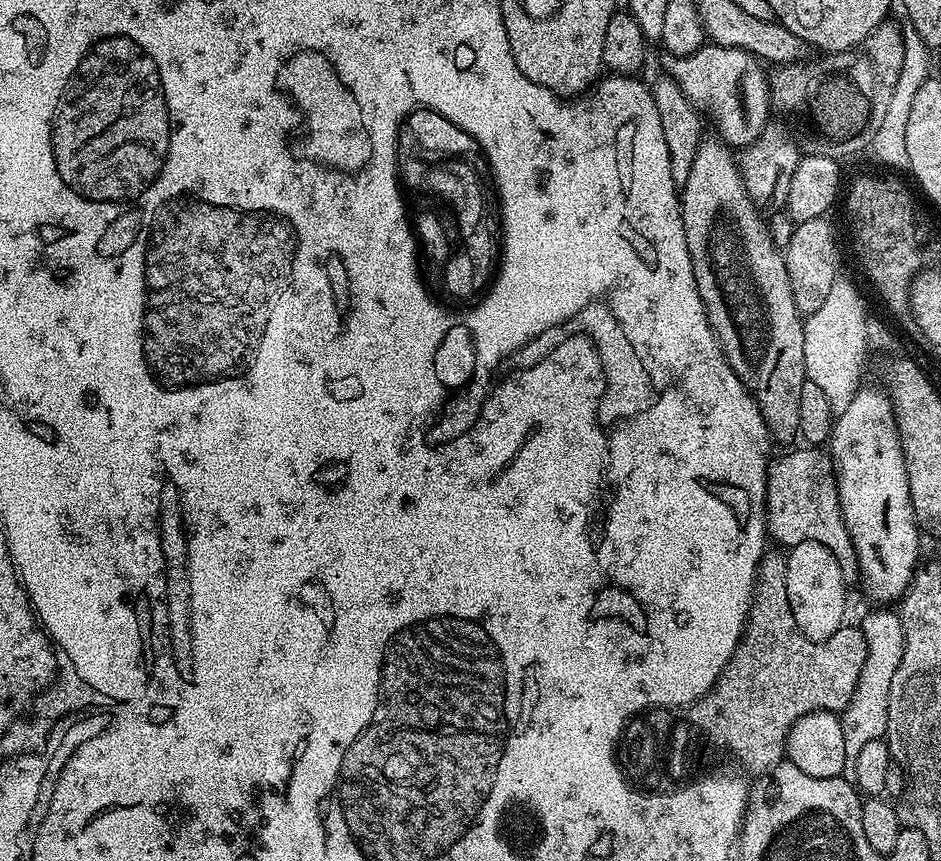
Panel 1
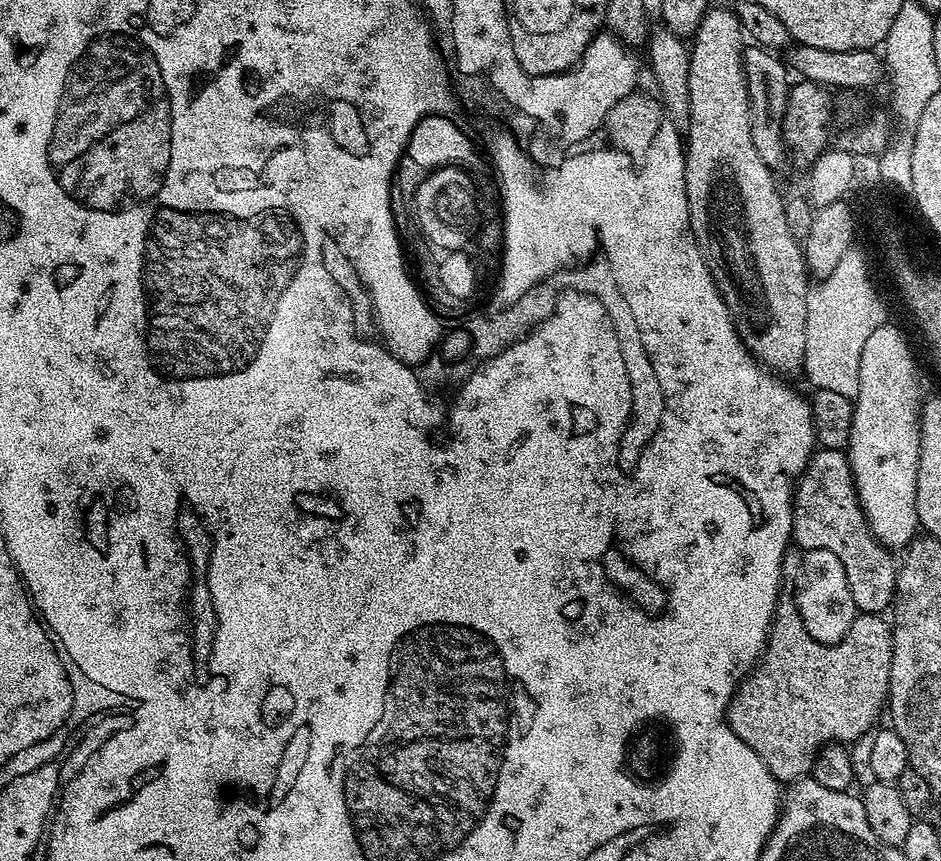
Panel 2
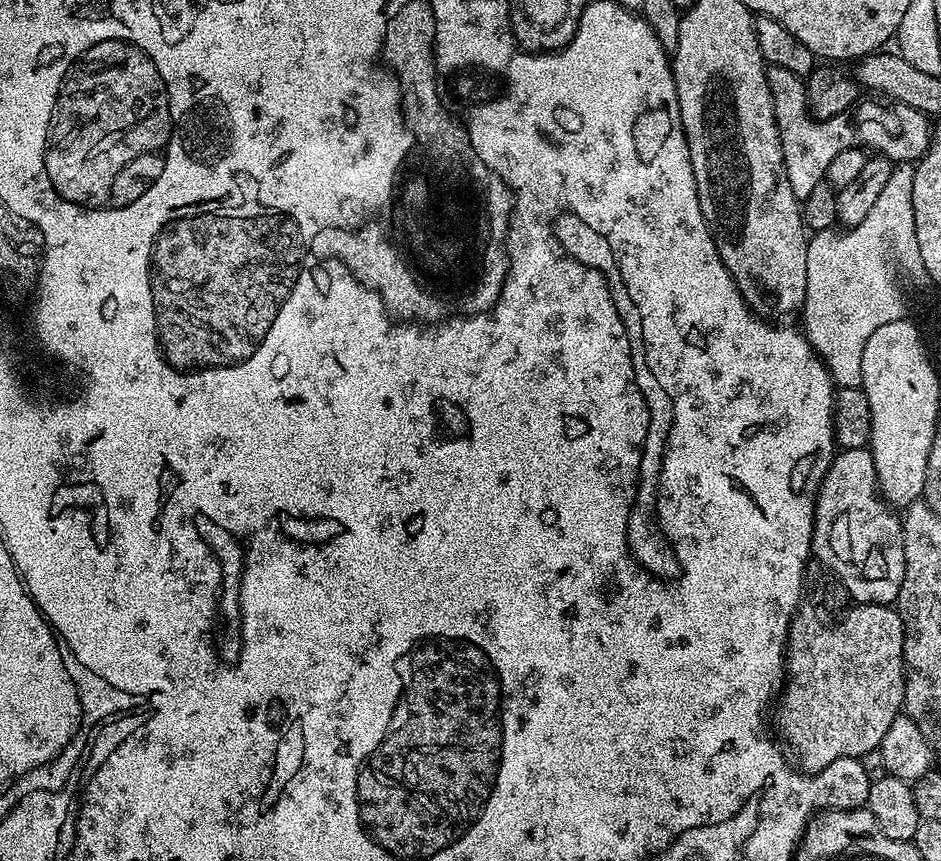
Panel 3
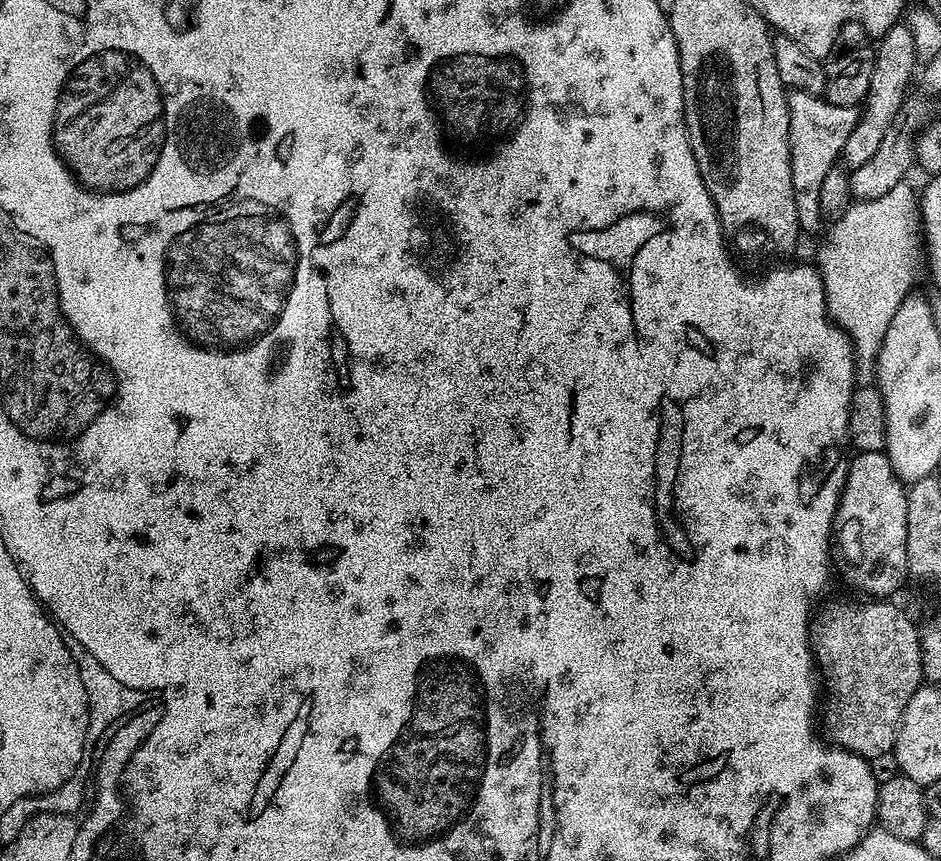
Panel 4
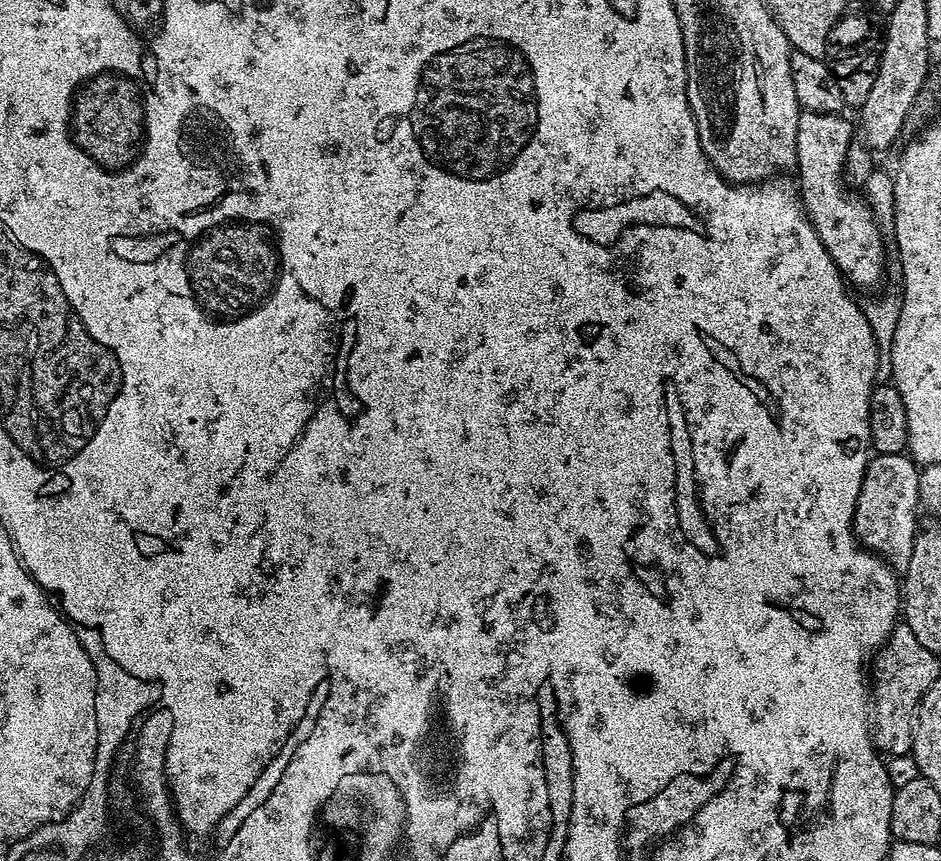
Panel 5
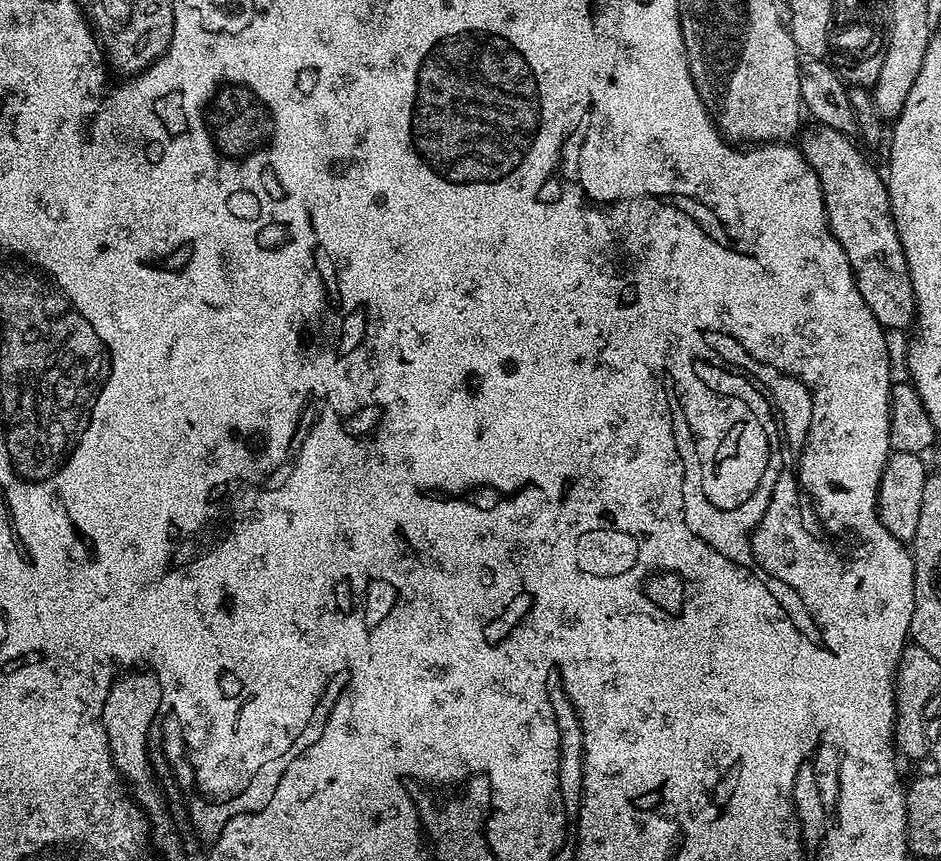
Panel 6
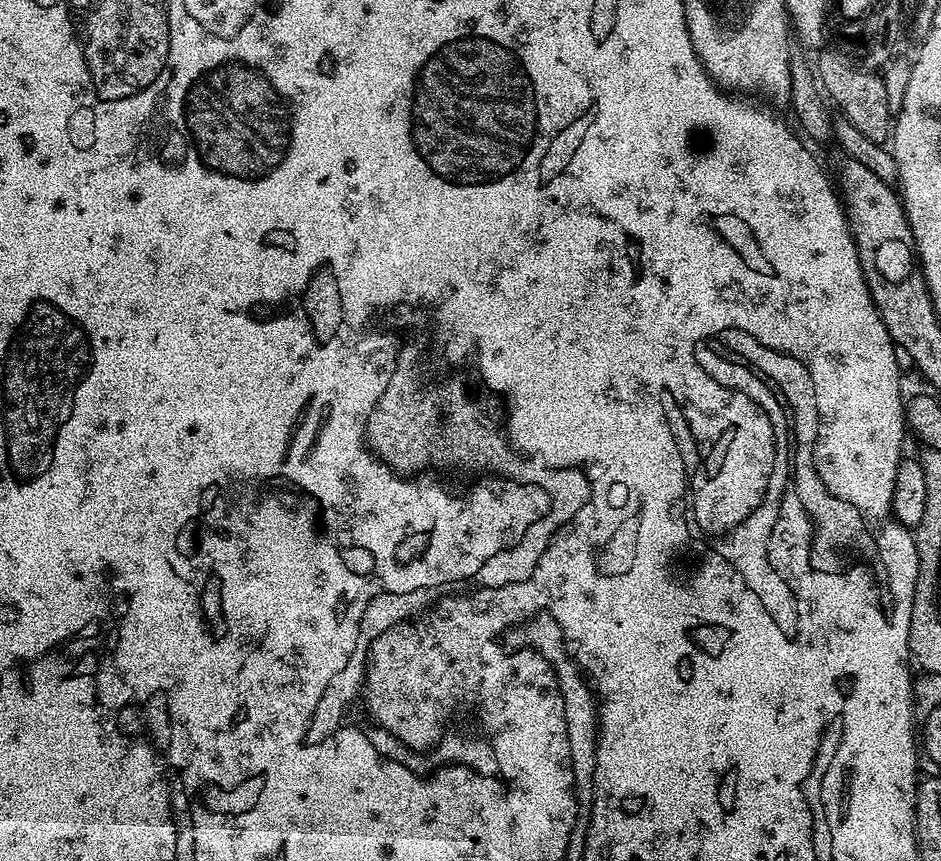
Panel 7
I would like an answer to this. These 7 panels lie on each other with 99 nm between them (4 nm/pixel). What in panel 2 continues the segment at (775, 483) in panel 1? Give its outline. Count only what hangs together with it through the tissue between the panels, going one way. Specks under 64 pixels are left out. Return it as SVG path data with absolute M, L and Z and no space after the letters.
M820 448L813 452L812 459L808 461L808 464L804 468L803 474L796 482L795 489L792 493L792 540L795 543L801 544L801 549L814 549L814 550L830 550L835 557L840 558L842 566L845 567L846 582L849 583L850 593L853 594L854 602L857 609L864 614L884 614L889 611L890 605L893 603L896 595L896 573L898 571L897 561L892 561L893 553L889 549L885 548L883 544L877 540L876 535L870 530L870 526L866 522L864 517L864 511L862 506L858 502L858 494L856 493L856 487L854 486L854 478L852 477L852 471L850 470L850 462L847 455L841 449L838 448Z

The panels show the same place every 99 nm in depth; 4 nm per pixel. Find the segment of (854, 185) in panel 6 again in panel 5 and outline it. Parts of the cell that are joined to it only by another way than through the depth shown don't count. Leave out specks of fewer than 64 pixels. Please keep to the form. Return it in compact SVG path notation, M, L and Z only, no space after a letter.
M801 111L798 118L798 146L796 147L795 175L800 175L798 187L800 201L804 203L804 213L814 226L818 238L822 238L822 246L834 258L845 281L849 285L857 284L860 288L872 288L884 276L884 236L880 233L881 221L872 213L872 207L863 195L856 194L852 204L848 204L848 196L844 193L844 163L846 150L850 150L850 142L854 139L854 124L847 120L844 114L822 114Z

